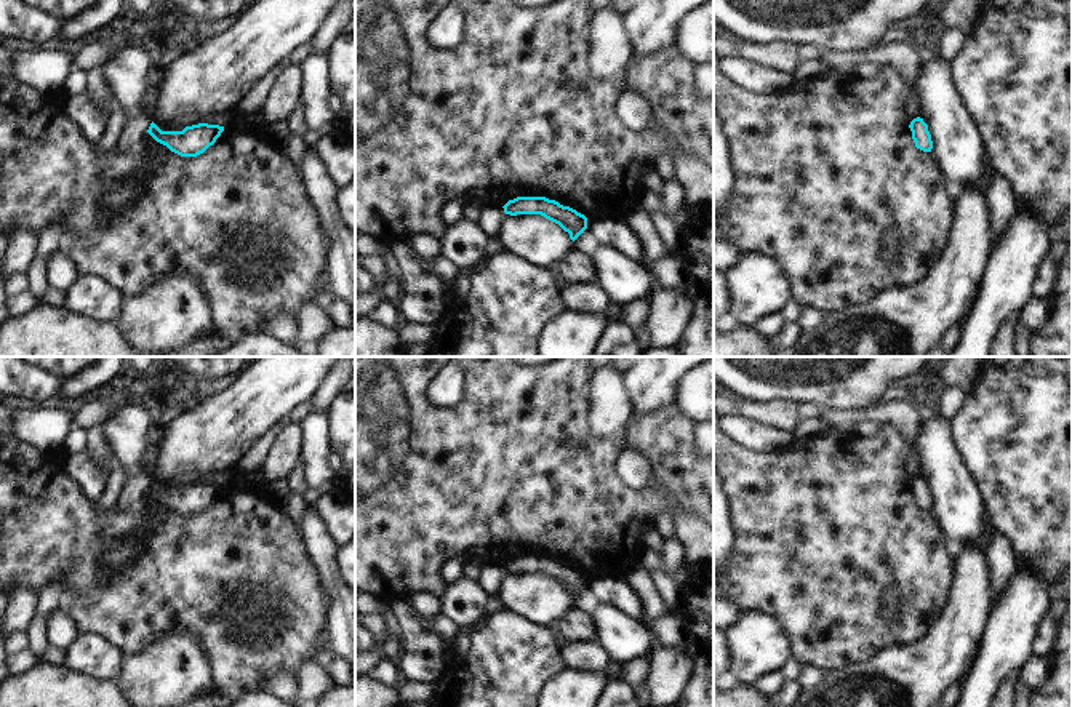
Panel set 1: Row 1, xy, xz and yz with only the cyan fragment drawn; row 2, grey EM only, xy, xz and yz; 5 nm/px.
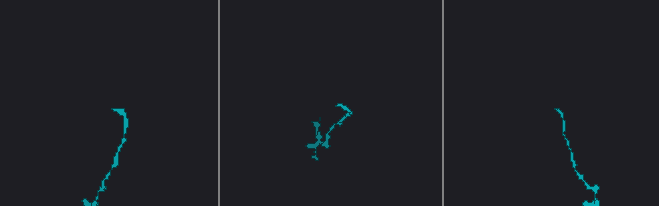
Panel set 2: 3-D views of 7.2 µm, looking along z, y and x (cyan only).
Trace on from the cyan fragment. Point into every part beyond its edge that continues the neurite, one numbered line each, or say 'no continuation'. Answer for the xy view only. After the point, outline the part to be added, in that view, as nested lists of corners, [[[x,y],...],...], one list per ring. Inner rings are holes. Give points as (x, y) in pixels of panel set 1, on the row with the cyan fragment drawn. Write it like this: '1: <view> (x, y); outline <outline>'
no continuation

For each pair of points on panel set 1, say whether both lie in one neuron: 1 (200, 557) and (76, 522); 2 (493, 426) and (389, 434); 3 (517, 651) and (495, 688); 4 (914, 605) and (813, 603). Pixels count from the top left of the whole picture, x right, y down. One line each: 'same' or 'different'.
1: same
2: same
3: same
4: same

